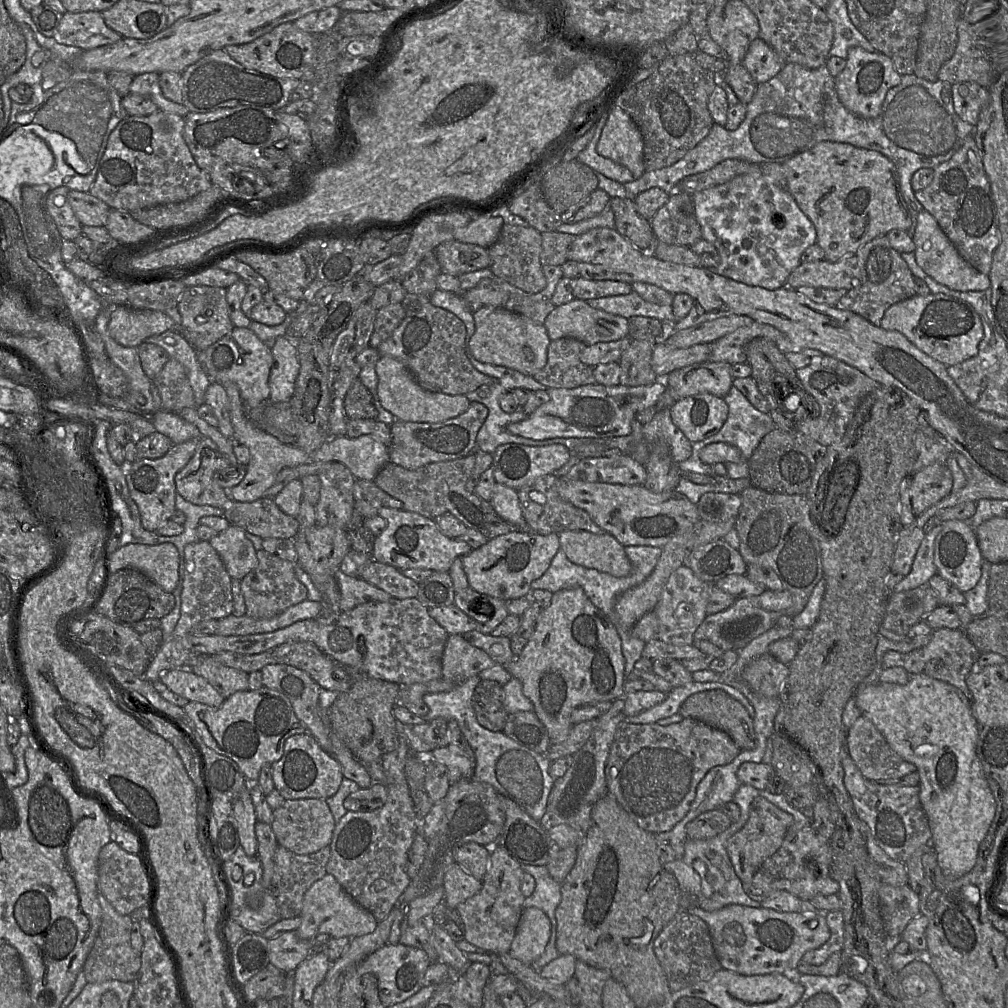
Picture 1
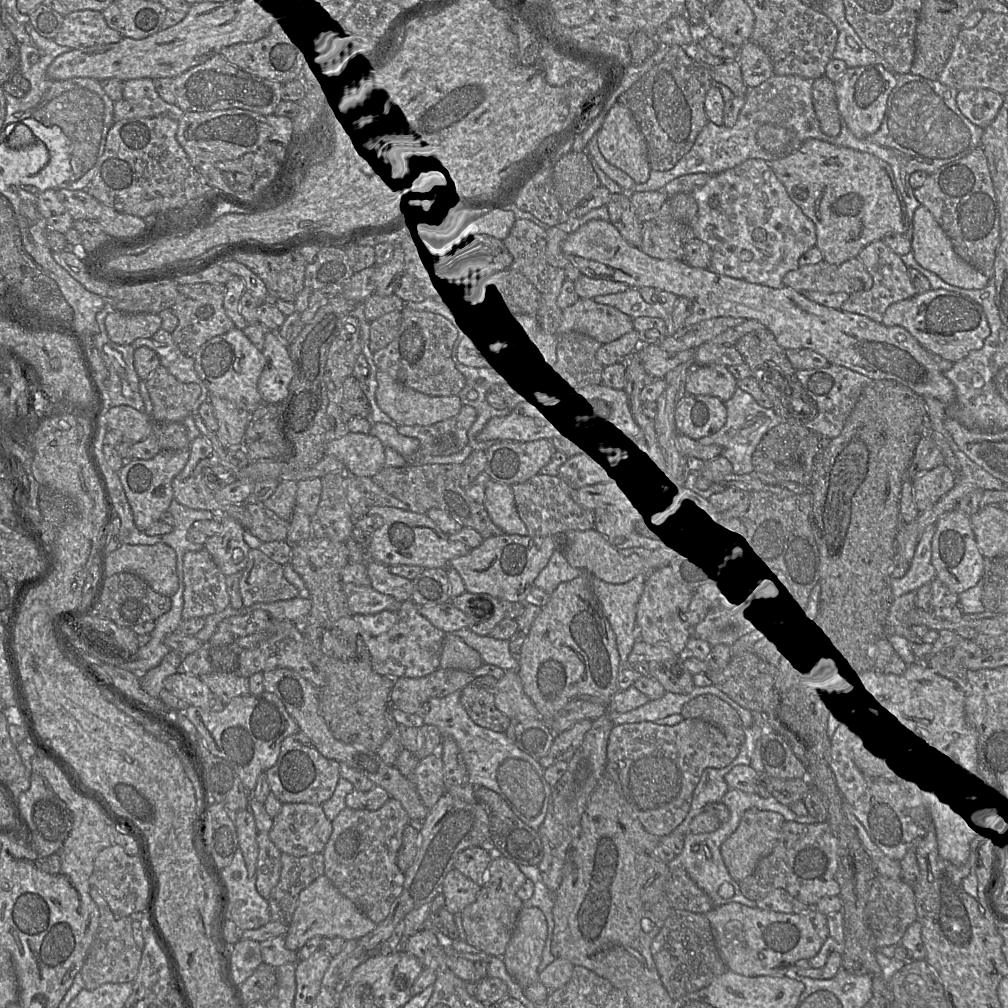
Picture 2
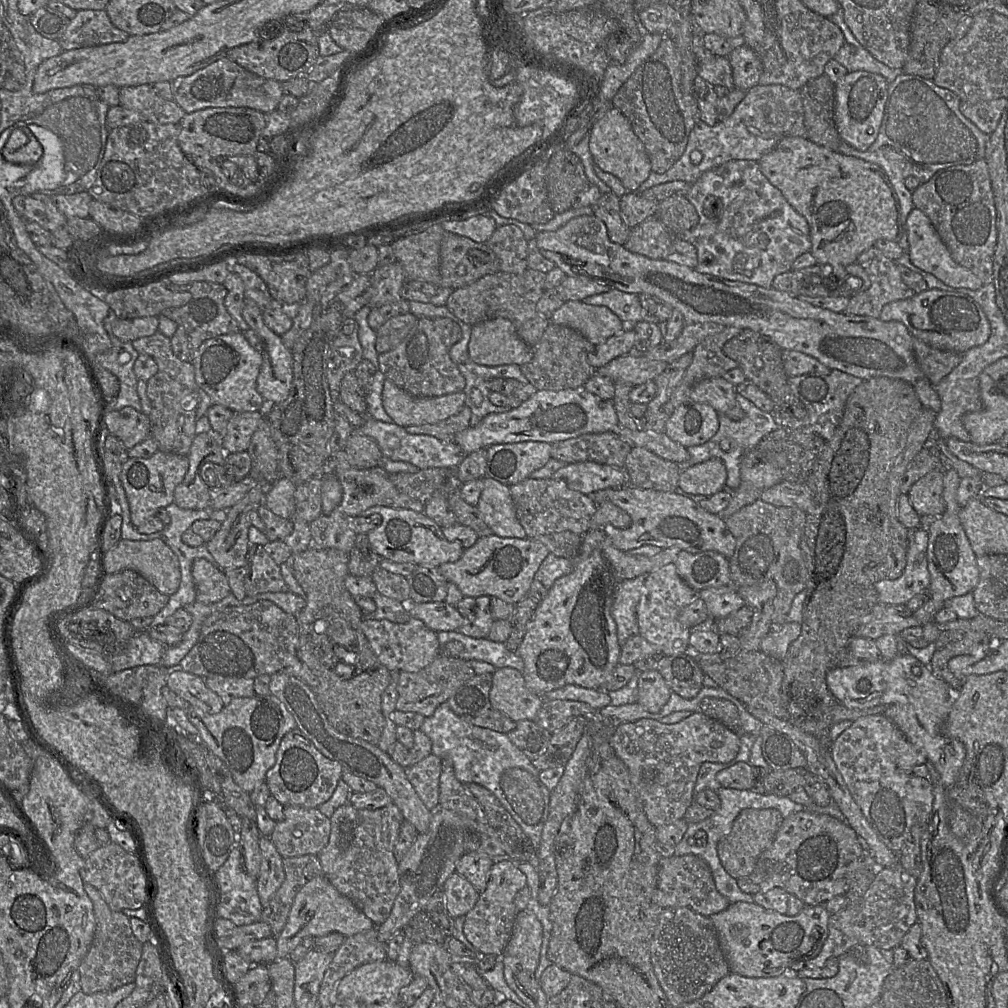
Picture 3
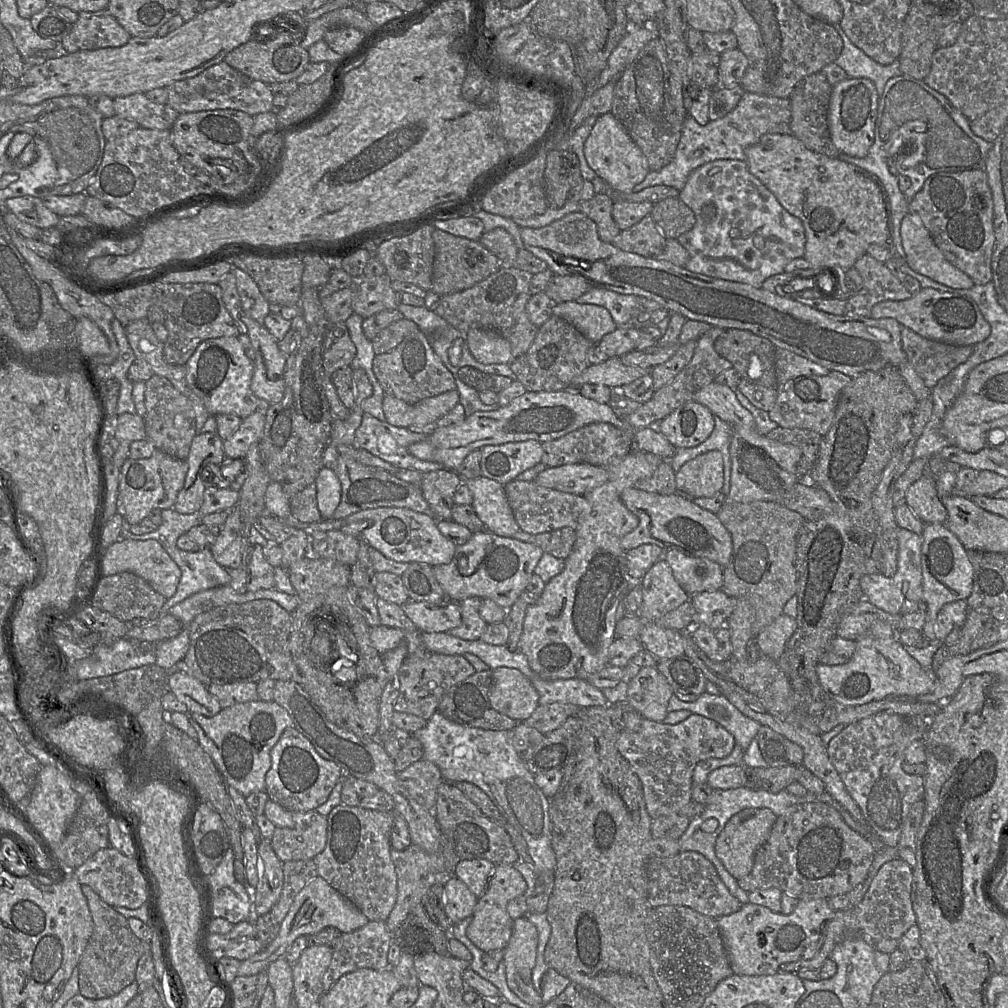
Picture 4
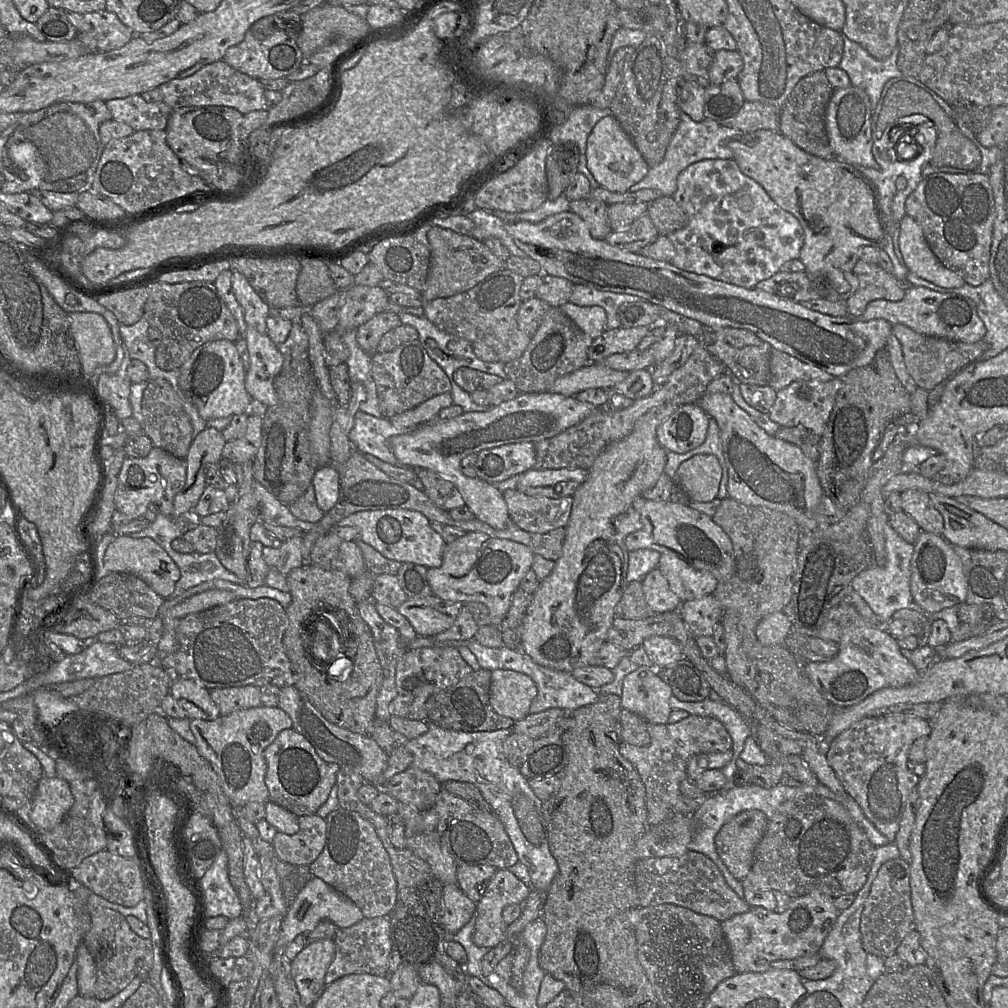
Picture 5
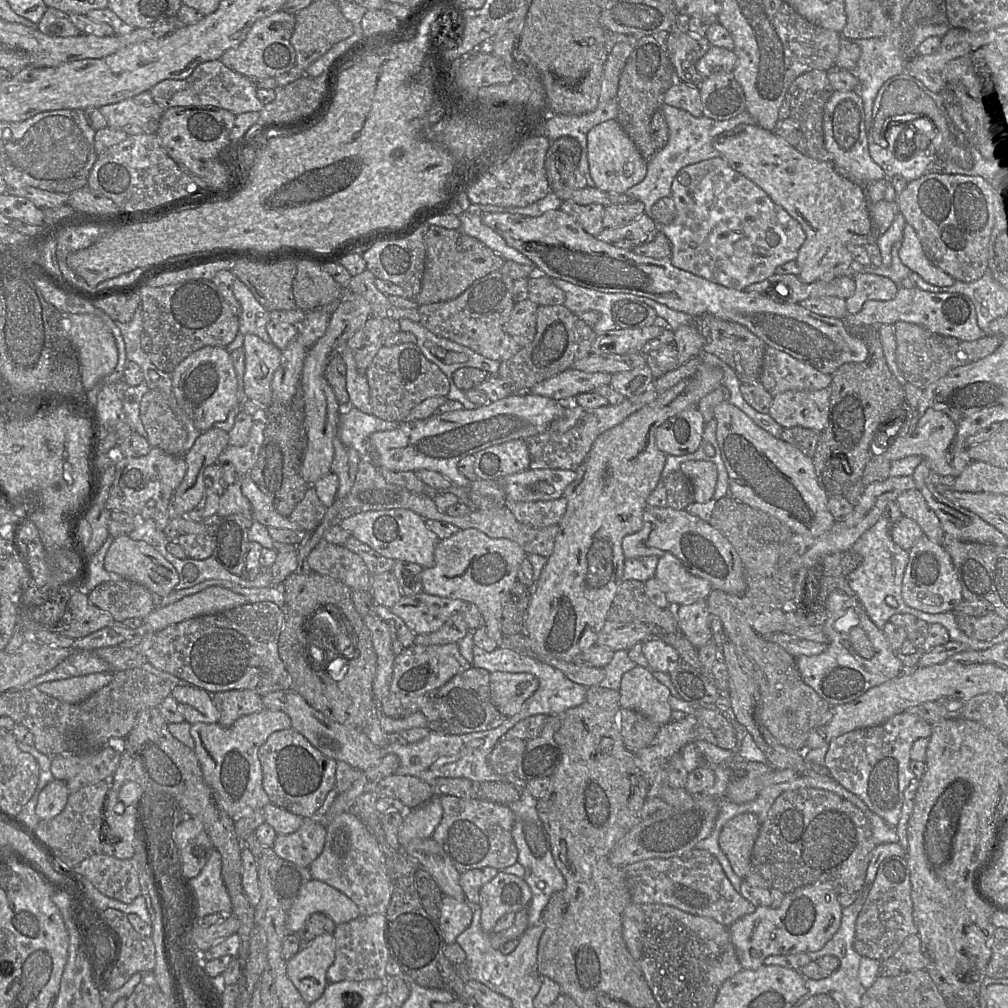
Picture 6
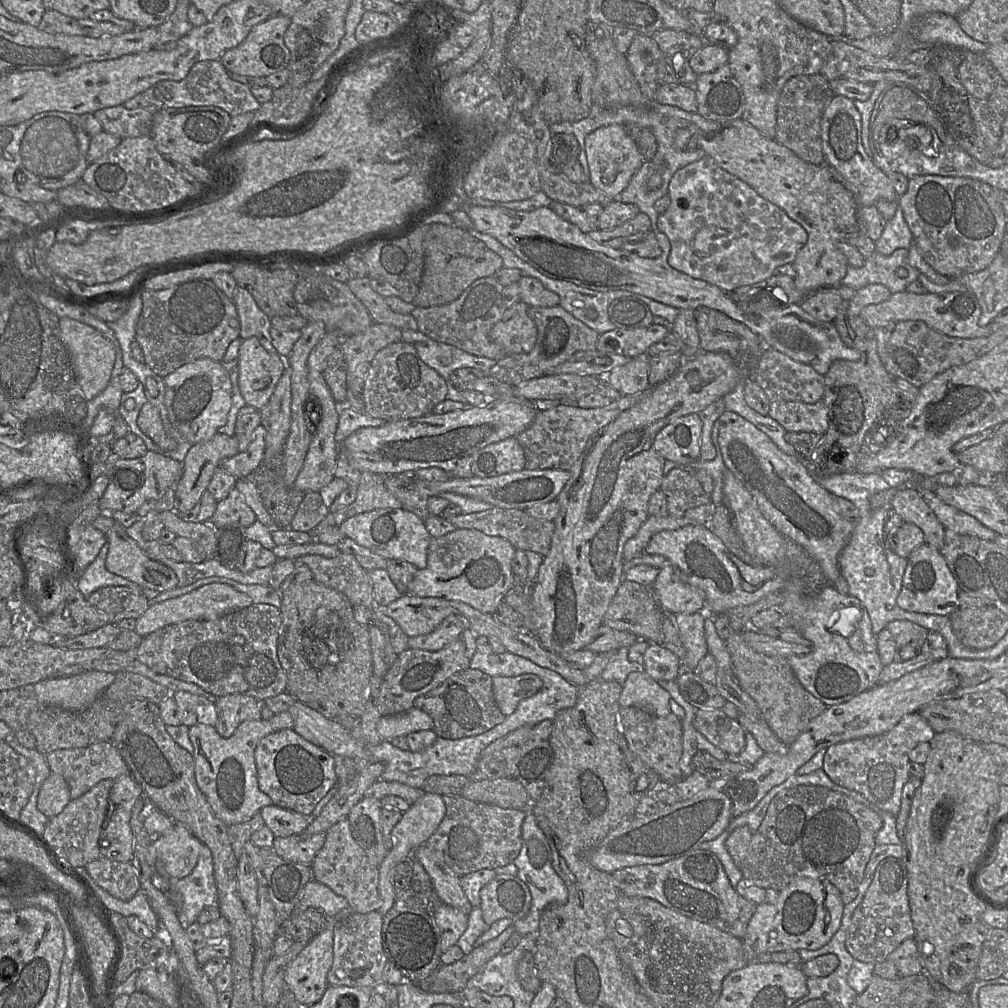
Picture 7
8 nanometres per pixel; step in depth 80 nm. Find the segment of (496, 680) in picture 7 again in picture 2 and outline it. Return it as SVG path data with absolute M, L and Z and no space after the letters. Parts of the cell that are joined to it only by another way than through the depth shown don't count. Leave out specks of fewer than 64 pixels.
M515 670L505 671L503 677L497 680L495 706L510 719L517 716L539 716L535 705L525 694L522 681Z

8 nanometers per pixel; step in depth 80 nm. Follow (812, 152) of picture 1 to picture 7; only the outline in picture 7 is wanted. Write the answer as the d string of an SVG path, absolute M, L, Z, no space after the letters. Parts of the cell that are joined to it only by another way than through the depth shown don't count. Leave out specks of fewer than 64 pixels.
M742 118L723 123L717 130L699 133L698 148L711 157L721 168L751 186L760 196L781 208L792 220L800 224L807 233L807 241L793 261L794 283L804 295L824 287L837 287L844 278L848 263L837 248L838 242L860 235L856 218L858 210L850 191L850 185L828 164L814 165L799 158L794 152L774 139L762 135Z

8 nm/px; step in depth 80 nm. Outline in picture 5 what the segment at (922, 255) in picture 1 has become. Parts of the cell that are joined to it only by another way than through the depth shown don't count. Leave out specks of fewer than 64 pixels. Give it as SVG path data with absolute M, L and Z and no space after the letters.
M907 214L900 221L899 247L905 266L918 277L943 288L959 288L966 283L961 276L939 261L930 249L921 226Z

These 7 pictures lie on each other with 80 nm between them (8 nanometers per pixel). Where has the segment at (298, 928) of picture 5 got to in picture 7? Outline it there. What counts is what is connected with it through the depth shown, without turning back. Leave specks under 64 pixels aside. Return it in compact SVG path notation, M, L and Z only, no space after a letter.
M312 879L305 885L296 910L315 908L327 918L333 919L348 907L350 907L349 903L343 896L336 894L327 885Z

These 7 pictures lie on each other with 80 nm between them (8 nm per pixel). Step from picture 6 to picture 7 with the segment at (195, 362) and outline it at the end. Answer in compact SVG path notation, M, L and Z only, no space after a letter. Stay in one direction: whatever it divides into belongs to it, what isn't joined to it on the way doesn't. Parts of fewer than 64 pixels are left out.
M209 358L195 360L164 377L164 382L166 386L164 404L169 421L191 444L211 439L220 427L226 425L232 406L232 384L222 362L216 362Z

